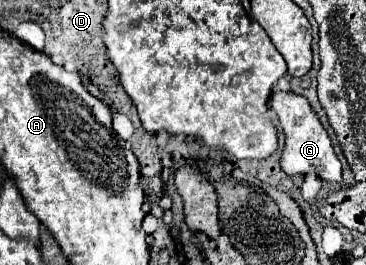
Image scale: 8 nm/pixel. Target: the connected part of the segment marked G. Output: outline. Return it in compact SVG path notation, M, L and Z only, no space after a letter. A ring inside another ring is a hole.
M272 92L270 108L278 116L278 120L284 128L284 136L286 136L284 150L282 150L282 156L280 156L280 168L290 176L312 172L322 180L342 182L340 160L334 154L334 148L332 148L332 142L328 138L326 128L320 124L318 116L312 110L312 106L308 104L308 100L300 94L294 94L294 92Z

